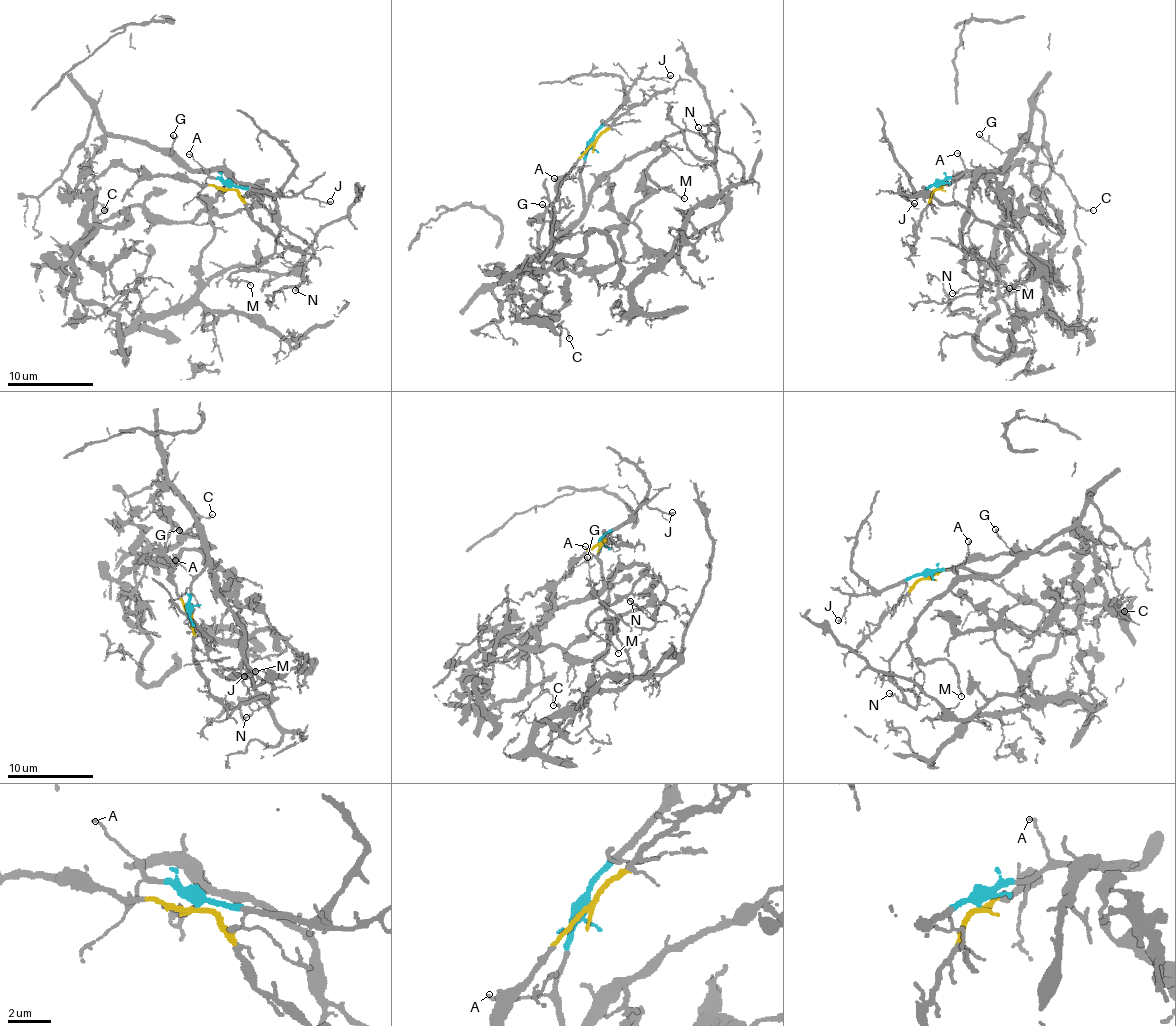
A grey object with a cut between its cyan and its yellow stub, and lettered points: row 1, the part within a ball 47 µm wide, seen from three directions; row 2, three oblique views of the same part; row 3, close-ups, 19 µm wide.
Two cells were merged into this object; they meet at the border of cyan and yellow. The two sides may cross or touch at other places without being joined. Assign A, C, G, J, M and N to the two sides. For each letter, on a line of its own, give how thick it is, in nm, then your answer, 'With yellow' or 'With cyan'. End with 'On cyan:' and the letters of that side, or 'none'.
A: Thickness 110 nm. With cyan
C: Thickness 130 nm. With cyan
G: Thickness 120 nm. With cyan
J: Thickness 140 nm. With cyan
M: Thickness 110 nm. With cyan
N: Thickness 150 nm. With cyan
On cyan: A, C, G, J, M, N

